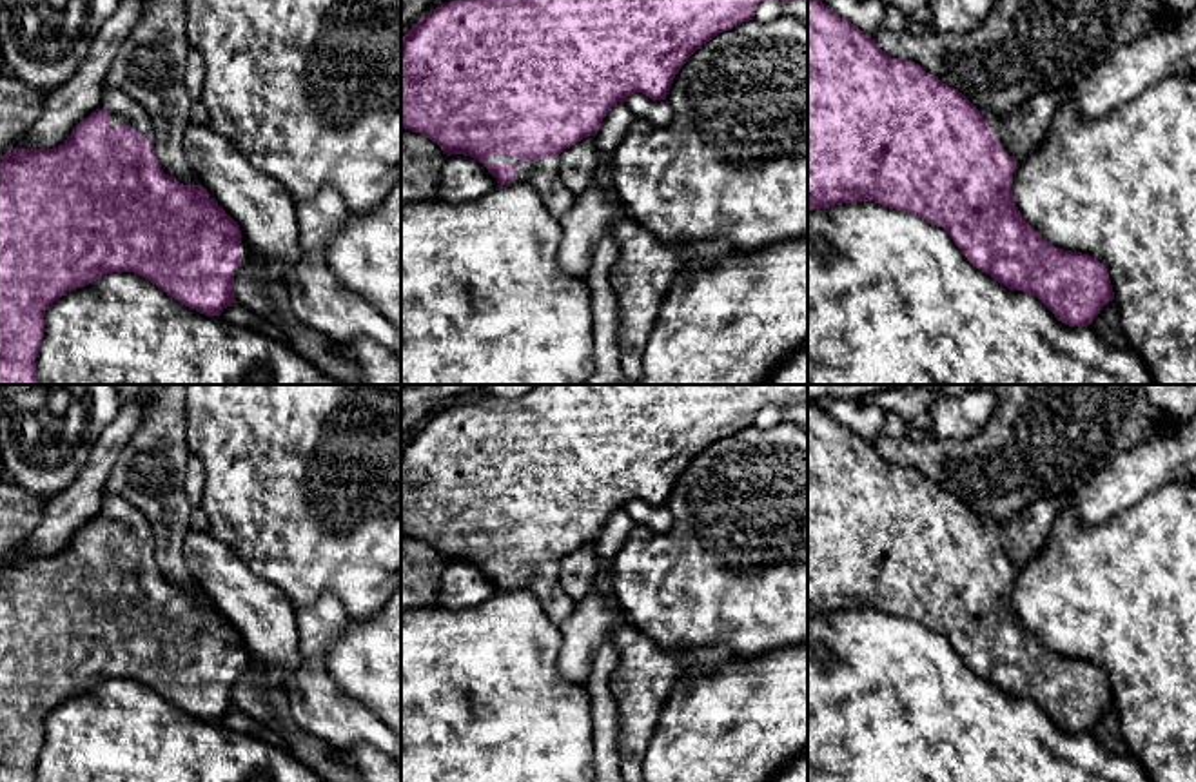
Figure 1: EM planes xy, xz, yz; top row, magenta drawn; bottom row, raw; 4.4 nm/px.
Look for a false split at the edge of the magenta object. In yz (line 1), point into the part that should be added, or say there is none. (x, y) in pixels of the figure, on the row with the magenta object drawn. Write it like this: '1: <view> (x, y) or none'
1: yz (1020, 131)

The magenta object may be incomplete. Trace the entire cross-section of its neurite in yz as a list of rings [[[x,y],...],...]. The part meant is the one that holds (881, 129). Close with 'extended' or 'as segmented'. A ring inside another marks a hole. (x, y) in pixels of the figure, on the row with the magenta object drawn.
[[[808,0],[808,210],[875,201],[917,214],[942,227],[967,261],[1009,290],[1036,296],[1058,321],[1087,327],[1114,299],[1109,270],[1089,254],[1047,243],[1024,218],[1013,198],[1016,154],[1033,151],[1065,89],[1044,91],[1009,116],[987,116],[956,89],[909,60],[887,56],[875,38],[837,16],[820,0]]]; extended

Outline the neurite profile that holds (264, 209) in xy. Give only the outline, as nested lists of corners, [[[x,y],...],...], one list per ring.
[[[189,123],[183,152],[207,192],[240,225],[245,249],[265,261],[269,278],[283,281],[301,256],[296,200],[209,125]]]

